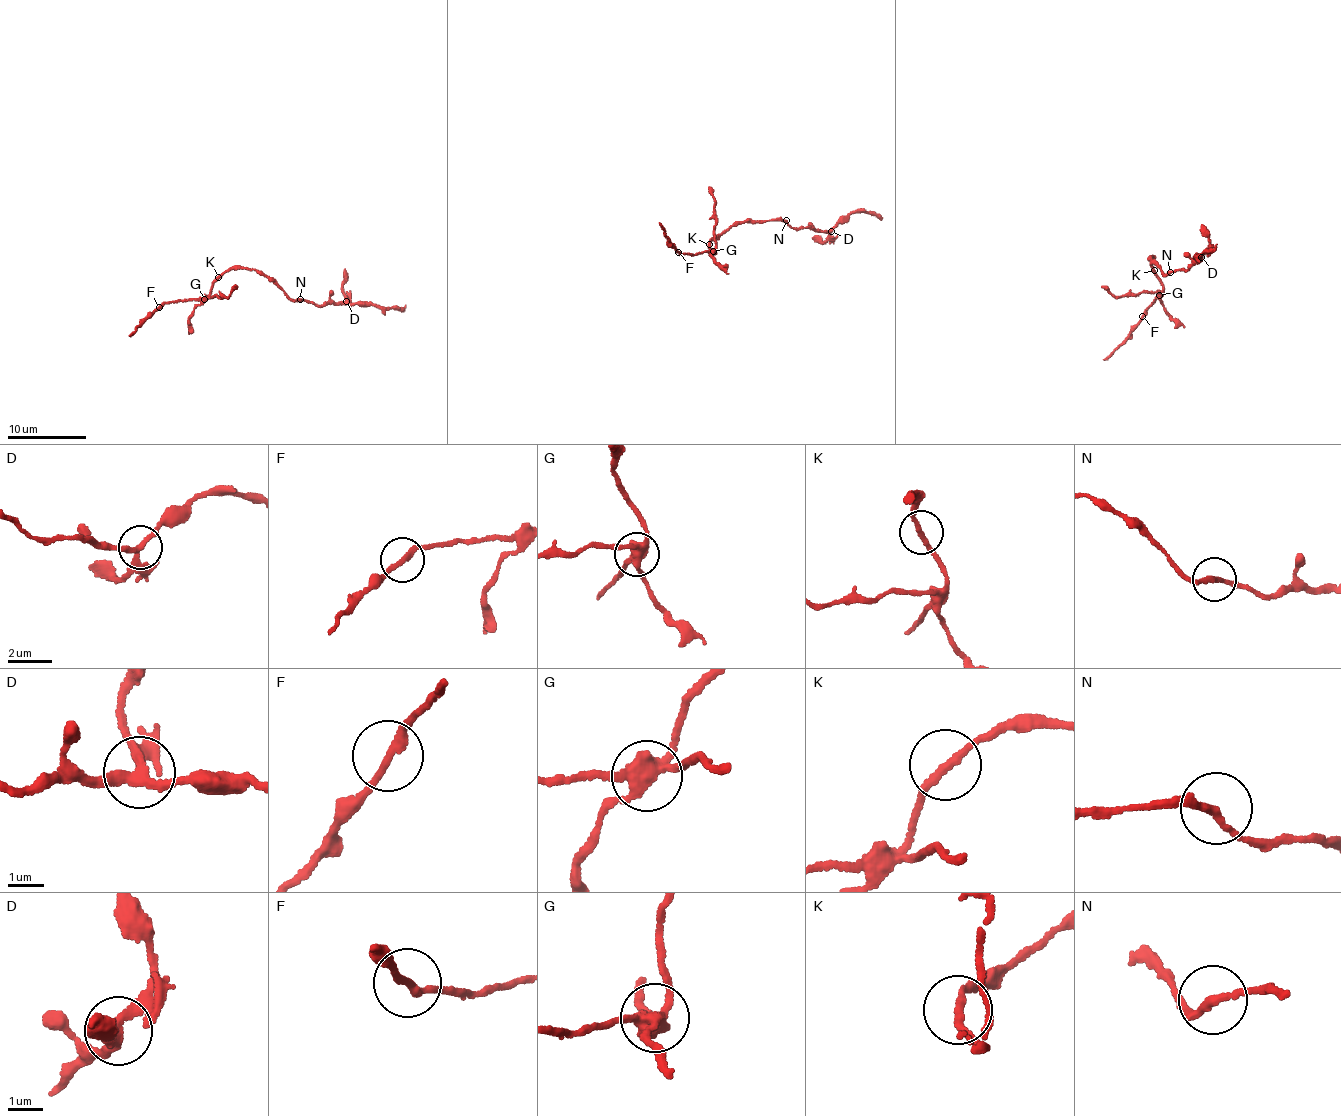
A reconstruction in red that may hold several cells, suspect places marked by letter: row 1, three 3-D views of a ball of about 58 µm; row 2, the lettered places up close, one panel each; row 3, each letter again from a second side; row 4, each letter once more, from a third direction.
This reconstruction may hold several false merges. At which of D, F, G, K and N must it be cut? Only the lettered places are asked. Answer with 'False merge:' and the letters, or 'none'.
False merge: D, F, G

